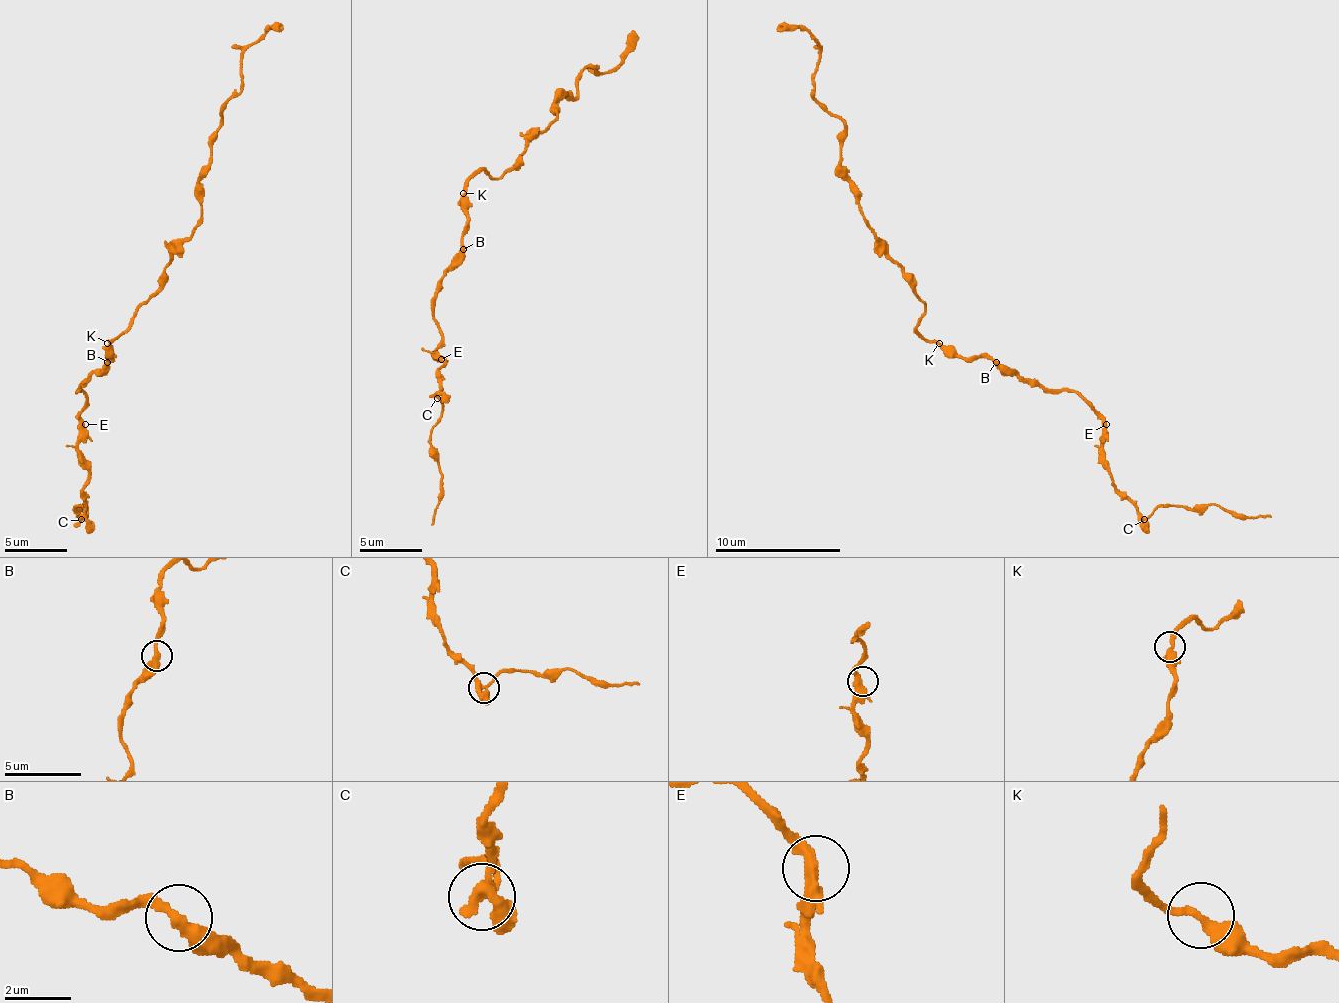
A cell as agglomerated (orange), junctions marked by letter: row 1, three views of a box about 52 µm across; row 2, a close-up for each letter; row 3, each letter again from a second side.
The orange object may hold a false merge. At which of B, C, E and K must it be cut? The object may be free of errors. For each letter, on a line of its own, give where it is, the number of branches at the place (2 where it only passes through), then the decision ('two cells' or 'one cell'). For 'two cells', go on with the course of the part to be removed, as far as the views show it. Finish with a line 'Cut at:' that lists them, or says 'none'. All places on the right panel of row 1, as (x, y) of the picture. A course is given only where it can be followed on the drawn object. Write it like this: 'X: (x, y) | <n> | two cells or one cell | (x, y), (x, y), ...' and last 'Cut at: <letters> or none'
B: (996, 362) | 2 | one cell
C: (1144, 519) | 3 | two cells | (1143, 519), (1159, 506), (1203, 506), (1209, 503), (1234, 512), (1272, 515)
E: (1106, 424) | 3 | one cell
K: (939, 343) | 2 | one cell
Cut at: C

